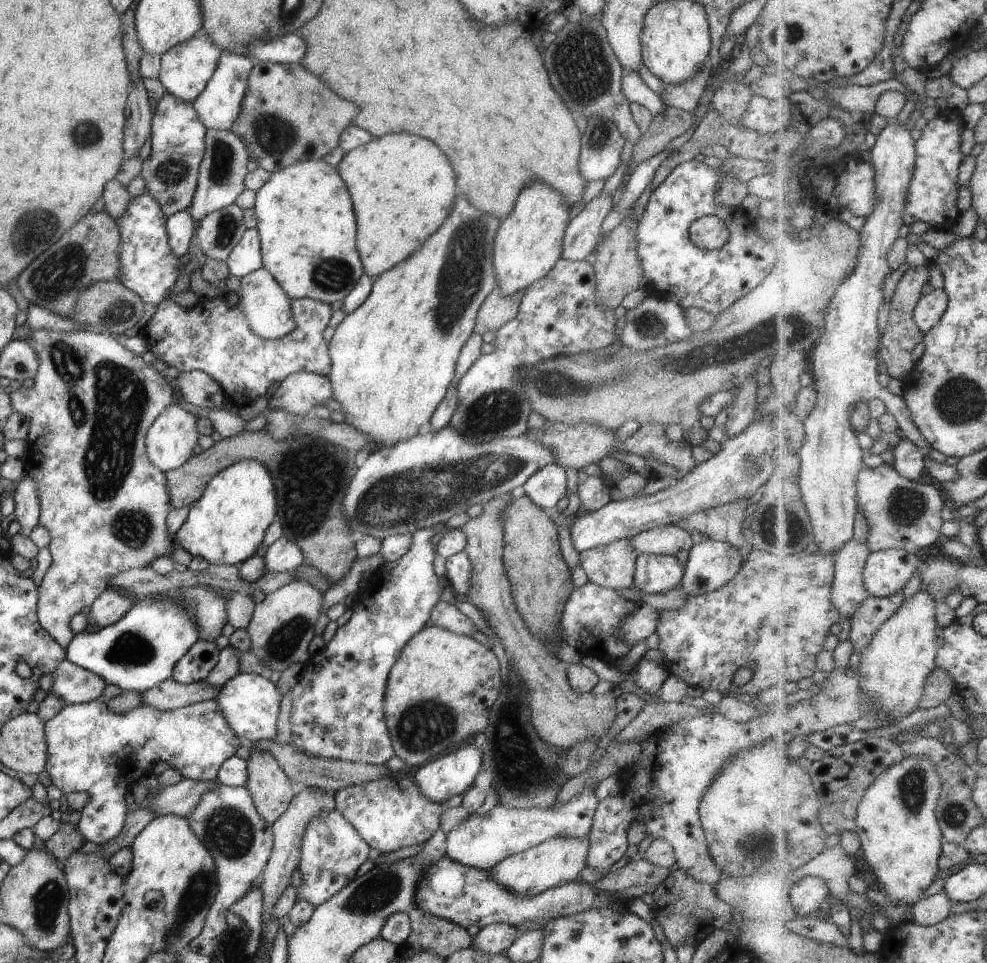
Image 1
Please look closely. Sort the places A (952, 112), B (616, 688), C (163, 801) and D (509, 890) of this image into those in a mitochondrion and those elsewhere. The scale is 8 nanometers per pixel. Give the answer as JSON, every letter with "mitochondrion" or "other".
{"A":"other","B":"other","C":"other","D":"other"}

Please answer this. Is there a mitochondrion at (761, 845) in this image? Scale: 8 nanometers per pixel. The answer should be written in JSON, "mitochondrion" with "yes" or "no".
{"mitochondrion":"yes"}

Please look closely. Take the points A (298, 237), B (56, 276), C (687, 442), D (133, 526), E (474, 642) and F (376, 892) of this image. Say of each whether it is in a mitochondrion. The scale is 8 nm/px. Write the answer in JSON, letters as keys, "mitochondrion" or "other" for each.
{"A":"other","B":"mitochondrion","C":"other","D":"mitochondrion","E":"other","F":"mitochondrion"}

